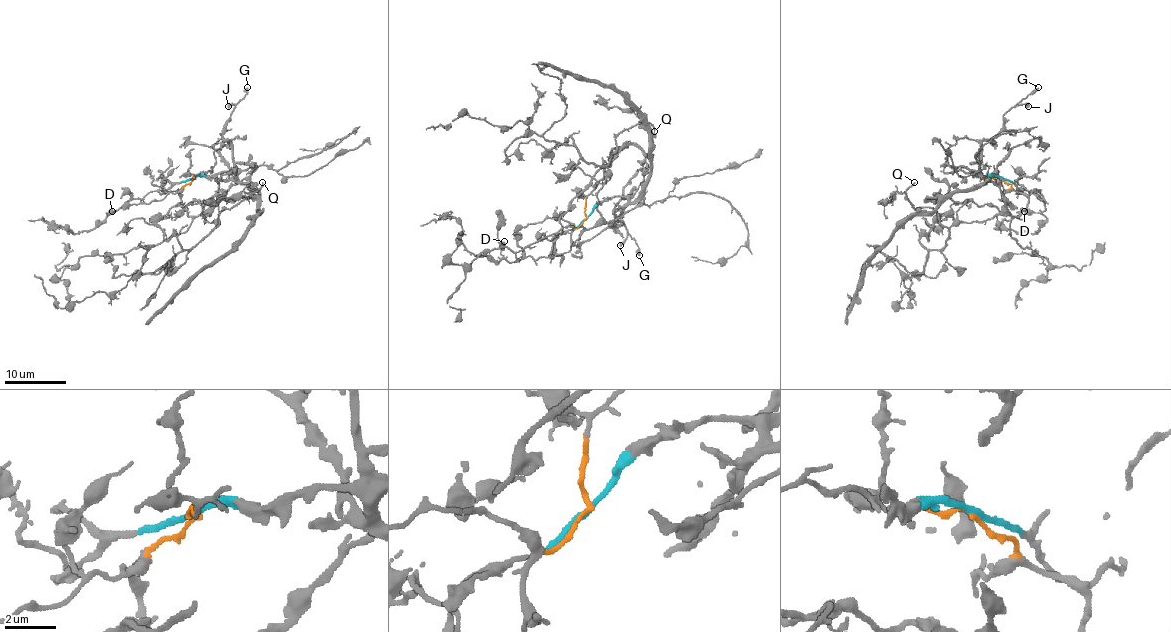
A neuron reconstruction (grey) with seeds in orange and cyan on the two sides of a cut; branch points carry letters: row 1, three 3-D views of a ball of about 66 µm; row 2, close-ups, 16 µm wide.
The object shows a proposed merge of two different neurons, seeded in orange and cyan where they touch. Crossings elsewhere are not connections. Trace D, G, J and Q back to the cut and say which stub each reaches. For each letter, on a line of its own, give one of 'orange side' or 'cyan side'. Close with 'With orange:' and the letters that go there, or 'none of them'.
D: orange side
G: cyan side
J: cyan side
Q: orange side
With orange: D, Q

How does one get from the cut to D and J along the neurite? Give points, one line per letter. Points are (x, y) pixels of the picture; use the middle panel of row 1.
D: (585, 218), (571, 233), (571, 247), (553, 256), (535, 259), (522, 256), (510, 262), (501, 253), (504, 241)
J: (585, 218), (603, 201), (625, 197), (615, 206), (614, 215), (622, 220), (626, 230), (620, 246)

